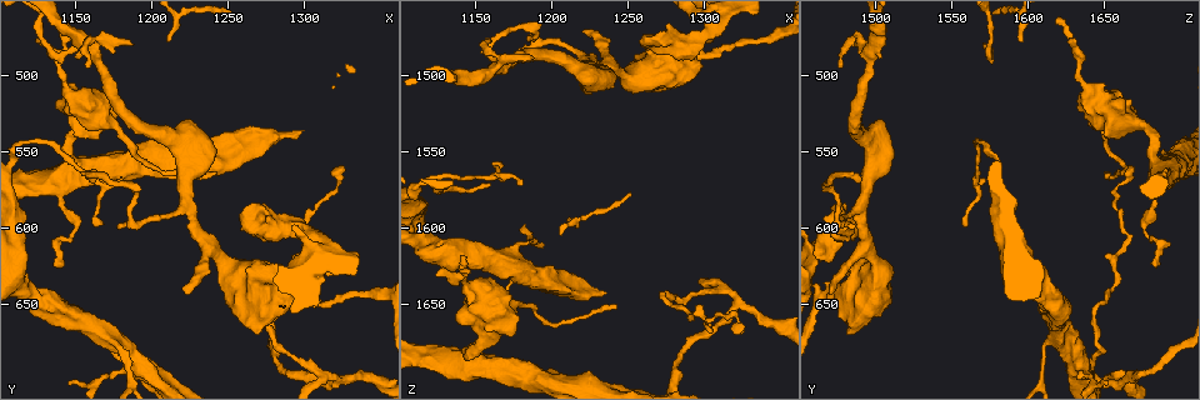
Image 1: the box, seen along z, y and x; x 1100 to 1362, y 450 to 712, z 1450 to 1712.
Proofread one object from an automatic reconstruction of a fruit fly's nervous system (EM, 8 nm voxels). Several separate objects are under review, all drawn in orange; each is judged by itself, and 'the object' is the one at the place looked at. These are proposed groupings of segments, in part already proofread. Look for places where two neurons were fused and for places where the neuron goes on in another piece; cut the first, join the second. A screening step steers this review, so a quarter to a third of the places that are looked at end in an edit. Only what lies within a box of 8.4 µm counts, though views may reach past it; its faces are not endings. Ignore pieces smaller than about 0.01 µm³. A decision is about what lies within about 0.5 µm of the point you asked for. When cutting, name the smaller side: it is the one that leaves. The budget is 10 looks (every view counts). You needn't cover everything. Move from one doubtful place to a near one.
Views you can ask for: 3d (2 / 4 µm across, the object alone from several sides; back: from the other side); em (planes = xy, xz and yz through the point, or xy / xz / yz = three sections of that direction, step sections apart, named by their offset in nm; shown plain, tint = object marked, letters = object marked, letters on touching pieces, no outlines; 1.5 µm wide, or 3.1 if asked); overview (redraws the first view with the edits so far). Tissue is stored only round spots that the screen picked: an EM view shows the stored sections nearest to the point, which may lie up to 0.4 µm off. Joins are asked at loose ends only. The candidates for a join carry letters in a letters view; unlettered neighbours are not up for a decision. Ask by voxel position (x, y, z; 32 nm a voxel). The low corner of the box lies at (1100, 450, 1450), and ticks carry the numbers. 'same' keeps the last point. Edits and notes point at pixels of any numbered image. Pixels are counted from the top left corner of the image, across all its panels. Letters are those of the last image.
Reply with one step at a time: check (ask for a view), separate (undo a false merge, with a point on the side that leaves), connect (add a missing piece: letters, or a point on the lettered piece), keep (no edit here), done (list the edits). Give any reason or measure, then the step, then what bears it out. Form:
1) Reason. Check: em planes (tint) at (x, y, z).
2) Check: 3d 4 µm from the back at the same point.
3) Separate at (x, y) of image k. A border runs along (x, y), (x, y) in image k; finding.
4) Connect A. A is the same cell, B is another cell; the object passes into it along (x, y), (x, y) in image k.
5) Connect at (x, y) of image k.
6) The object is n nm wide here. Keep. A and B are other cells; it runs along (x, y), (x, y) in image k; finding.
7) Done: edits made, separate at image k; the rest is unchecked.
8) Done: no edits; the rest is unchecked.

Free end. Check: 3d 2 µm from the back at (1184, 480, 1486).

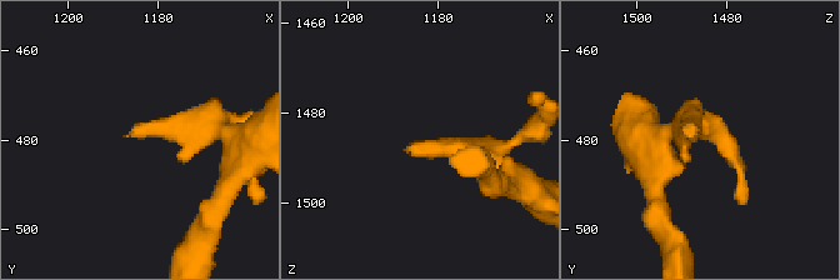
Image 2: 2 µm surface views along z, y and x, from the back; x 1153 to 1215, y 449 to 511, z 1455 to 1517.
Now the EM. Check: em planes (letters) at (1186, 479, 1487).

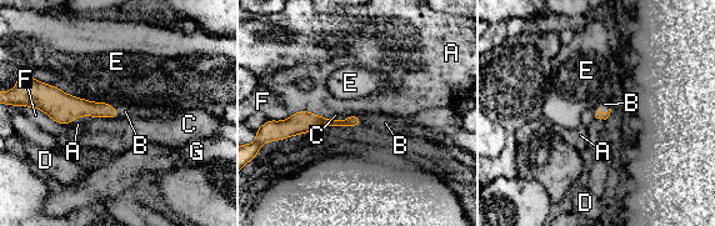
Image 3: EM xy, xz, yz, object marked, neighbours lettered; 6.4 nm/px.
Connect B. B is the same cell, A, C, D, E, F and G are other cells; the object passes into it along (308, 121), (346, 119), (385, 122) in image 3; it goes on there.

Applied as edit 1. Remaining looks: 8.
Check: overview.

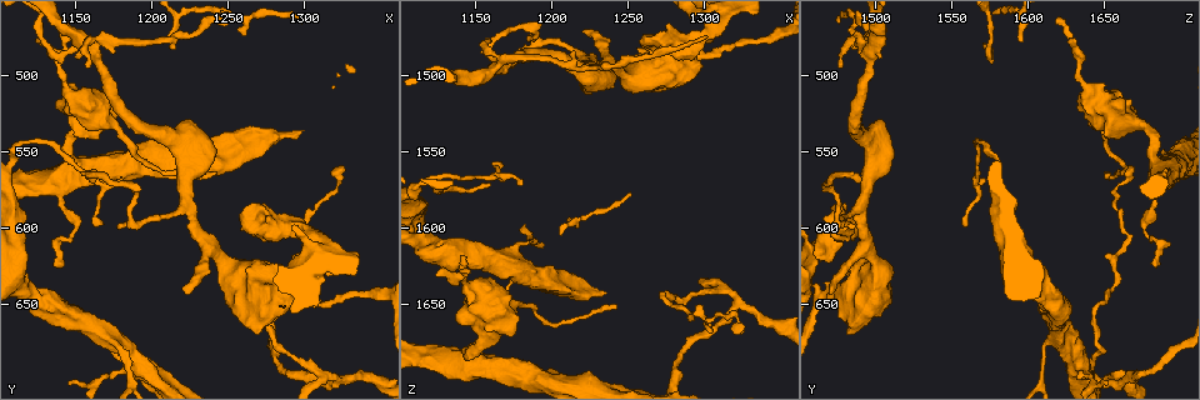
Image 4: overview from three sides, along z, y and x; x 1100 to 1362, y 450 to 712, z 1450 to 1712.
Check: 3d 2 µm at (1142, 588, 1680).

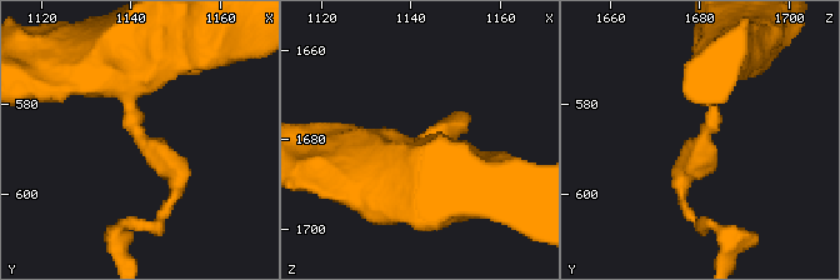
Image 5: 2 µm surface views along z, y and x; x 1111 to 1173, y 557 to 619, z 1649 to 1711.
Check: em xy step 4 (tint) at (1141, 586, 1682).

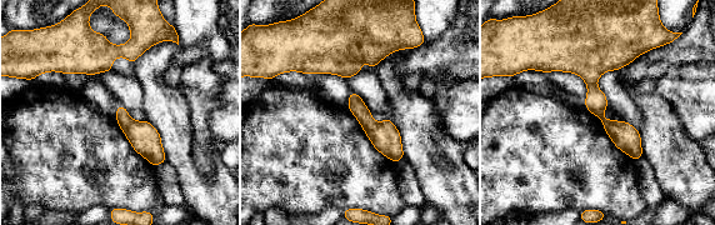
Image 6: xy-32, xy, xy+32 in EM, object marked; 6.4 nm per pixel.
Check: em planes (letters) at the same point.

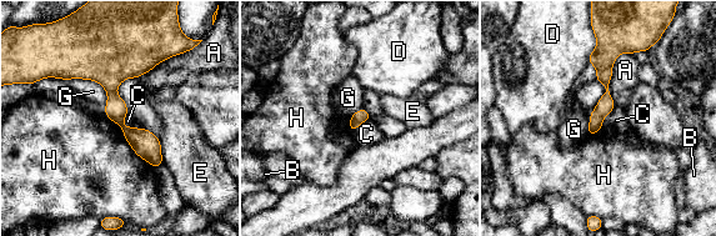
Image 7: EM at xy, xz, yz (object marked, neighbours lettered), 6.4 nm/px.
The object is 80 nm wide here; the longest contact is with H, 480 nm. Keep. A, B, C, D, E, G and H are other cells; all the same neuron.

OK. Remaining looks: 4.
Narrows sharply. Check: 3d 4 µm at (1140, 492, 1632).

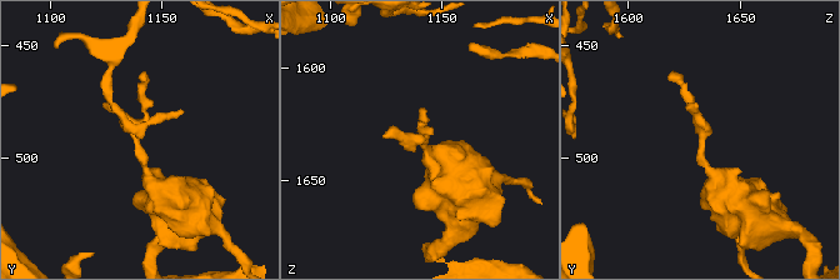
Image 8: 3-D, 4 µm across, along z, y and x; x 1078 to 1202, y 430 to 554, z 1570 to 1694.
Check: em yz step 4 (tint) at (1140, 492, 1633).

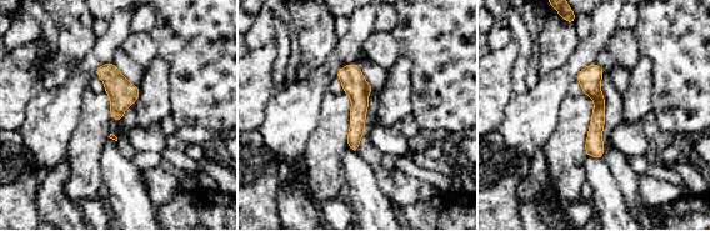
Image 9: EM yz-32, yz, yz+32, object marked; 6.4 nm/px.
Check: em planes (letters) at the same point.

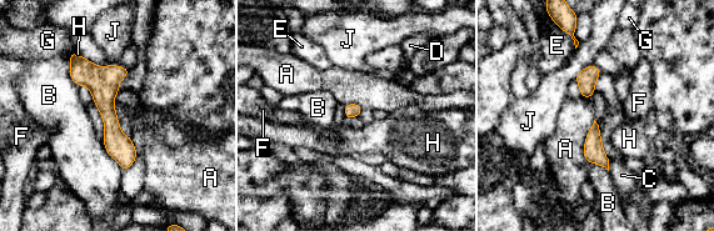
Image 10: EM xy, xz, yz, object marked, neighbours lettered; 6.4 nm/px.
Keep. A, B, C, D, E, F, G, H and J are other cells; it runs along (73, 56), (104, 89), (126, 165) in image 10; one neuron here.

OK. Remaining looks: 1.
Done: edits made, connect at image 3; the rest is unchecked.

